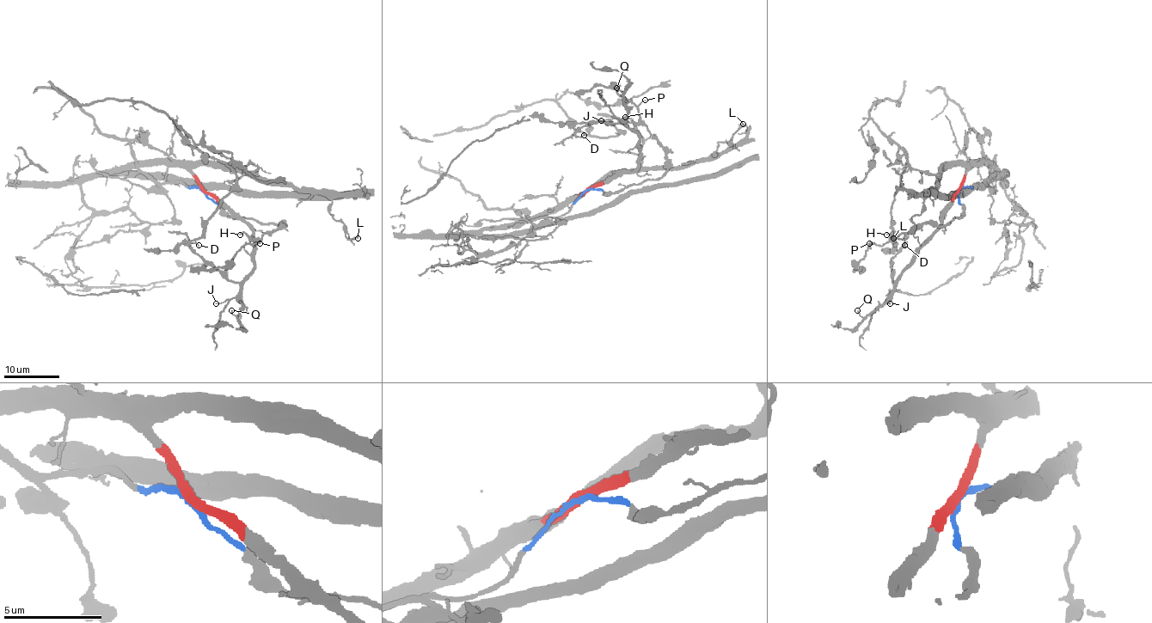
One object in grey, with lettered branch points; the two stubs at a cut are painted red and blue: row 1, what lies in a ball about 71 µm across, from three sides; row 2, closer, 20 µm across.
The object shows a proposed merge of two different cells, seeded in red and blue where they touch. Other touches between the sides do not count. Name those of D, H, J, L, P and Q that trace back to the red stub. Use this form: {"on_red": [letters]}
{"on_red": ["D", "J", "L", "Q"]}

